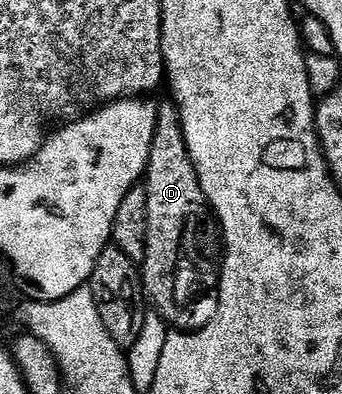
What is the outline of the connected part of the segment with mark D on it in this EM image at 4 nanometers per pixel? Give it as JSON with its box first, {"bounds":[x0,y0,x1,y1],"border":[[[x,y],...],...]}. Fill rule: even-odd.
{"bounds":[141,100,225,320],"border":[[[171,100],[159,106],[157,132],[153,136],[145,185],[149,196],[149,232],[145,240],[145,260],[141,264],[143,292],[150,305],[164,319],[172,320],[171,318],[177,317],[194,298],[201,297],[206,290],[214,291],[218,287],[225,247],[221,241],[220,227],[213,217],[207,197],[203,194],[197,168],[189,154],[179,107]]]}

